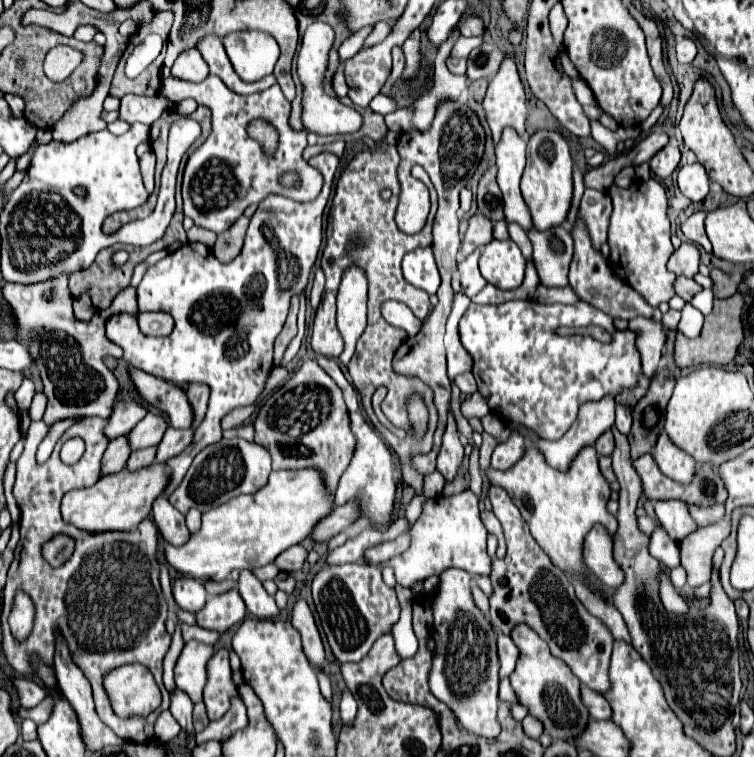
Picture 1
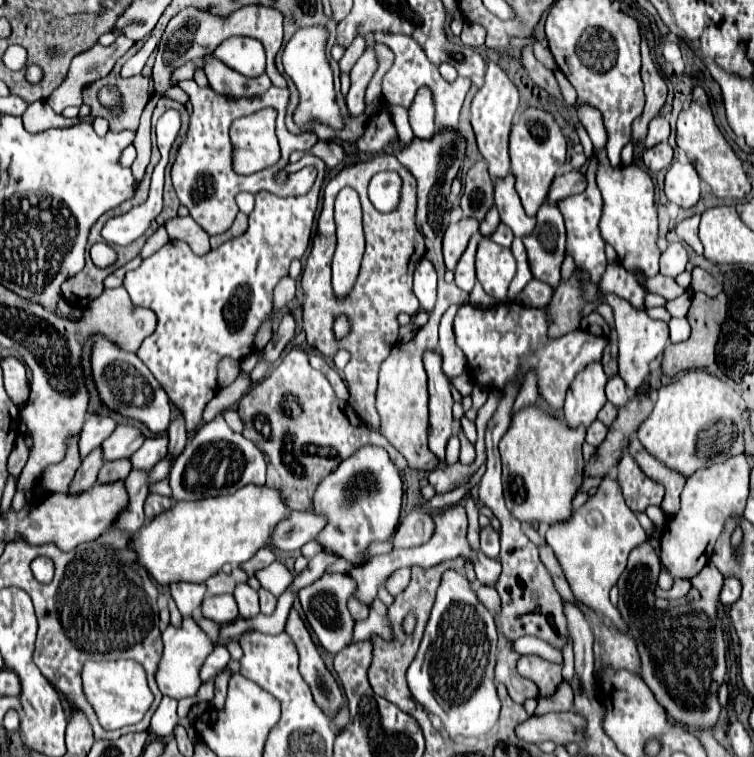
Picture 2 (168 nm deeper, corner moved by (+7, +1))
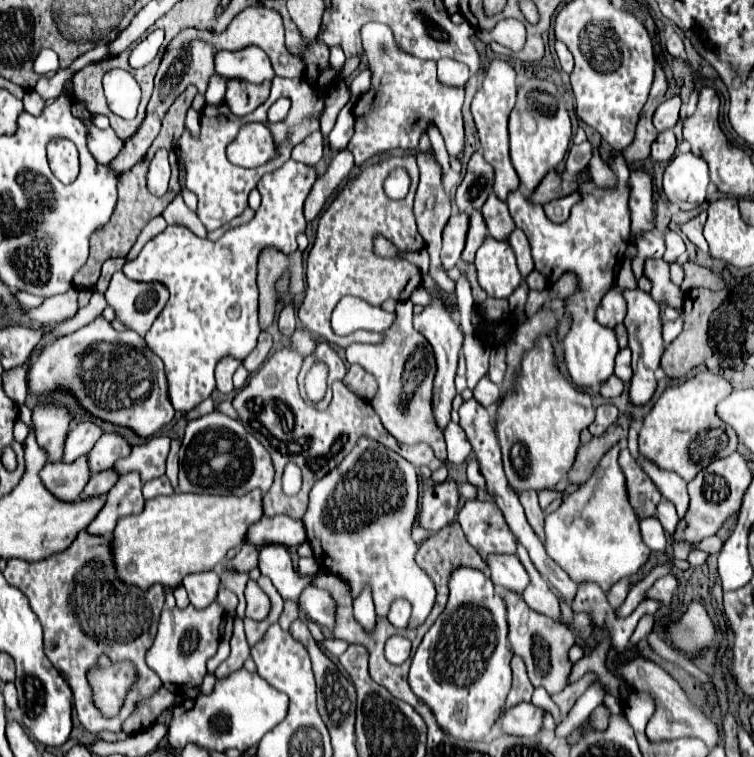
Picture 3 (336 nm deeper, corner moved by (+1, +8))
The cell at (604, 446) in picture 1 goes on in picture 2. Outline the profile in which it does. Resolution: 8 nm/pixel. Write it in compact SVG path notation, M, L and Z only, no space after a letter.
M596 419L596 421L592 421L592 425L588 427L588 435L586 435L586 443L590 443L590 445L598 447L598 443L602 443L602 441L604 441L606 433L608 433L606 425L602 425L602 423L600 423L600 421Z

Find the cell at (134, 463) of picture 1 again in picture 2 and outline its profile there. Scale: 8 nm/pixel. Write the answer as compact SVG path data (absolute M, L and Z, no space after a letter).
M122 459L122 461L112 461L112 463L104 463L100 473L98 473L98 483L116 483L116 481L124 481L130 473L130 461Z

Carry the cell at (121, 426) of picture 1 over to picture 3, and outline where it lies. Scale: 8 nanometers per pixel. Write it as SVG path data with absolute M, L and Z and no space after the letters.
M80 422L70 430L70 436L66 438L66 462L74 462L80 456L88 454L96 440L102 436L102 428L94 422Z

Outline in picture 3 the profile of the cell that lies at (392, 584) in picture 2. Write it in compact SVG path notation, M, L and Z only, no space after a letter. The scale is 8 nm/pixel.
M362 436L354 450L314 484L302 520L308 534L314 534L312 540L320 540L312 544L316 562L330 574L342 576L350 584L354 598L370 584L378 616L388 614L392 600L406 598L420 626L434 606L436 590L426 572L414 562L418 544L410 538L410 530L416 522L416 512L416 468L380 442Z

